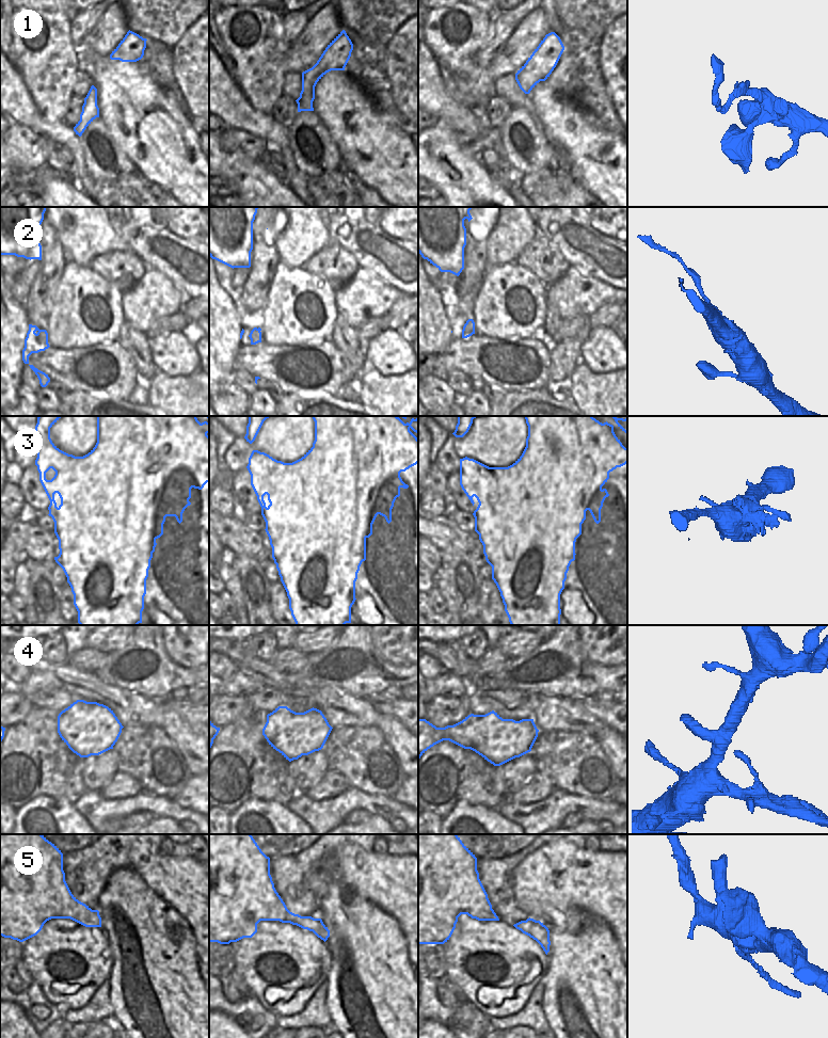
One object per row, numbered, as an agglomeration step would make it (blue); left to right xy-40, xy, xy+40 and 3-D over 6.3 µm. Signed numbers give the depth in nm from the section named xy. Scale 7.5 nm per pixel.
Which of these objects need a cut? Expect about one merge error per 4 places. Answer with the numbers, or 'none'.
2, 3, 5

